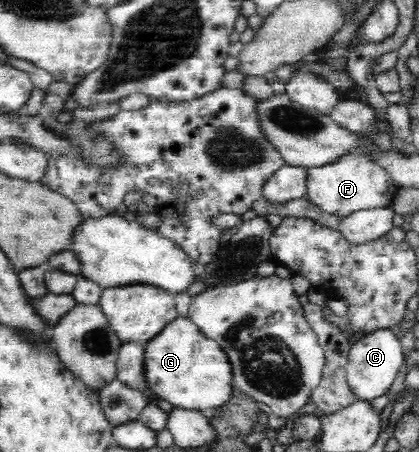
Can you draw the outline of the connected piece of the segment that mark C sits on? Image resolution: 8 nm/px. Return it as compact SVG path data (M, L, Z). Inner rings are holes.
M391 327L374 329L350 345L347 365L344 367L351 390L365 401L383 396L390 389L401 365L403 365L403 347Z

